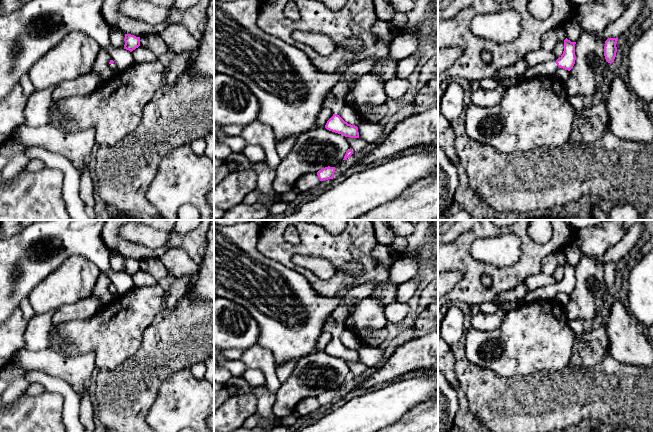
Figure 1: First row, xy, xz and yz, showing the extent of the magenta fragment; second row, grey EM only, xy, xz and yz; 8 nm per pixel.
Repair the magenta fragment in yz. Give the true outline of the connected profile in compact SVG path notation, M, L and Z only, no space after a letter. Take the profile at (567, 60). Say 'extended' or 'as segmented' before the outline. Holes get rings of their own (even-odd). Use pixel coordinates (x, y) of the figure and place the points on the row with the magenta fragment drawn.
extended; M566 38L564 40L563 54L556 61L546 61L536 64L533 67L528 67L521 76L513 76L503 81L484 79L480 81L480 88L483 90L492 90L497 87L506 87L508 89L533 78L546 78L552 76L558 67L570 71L576 60L575 44L576 42L571 42Z

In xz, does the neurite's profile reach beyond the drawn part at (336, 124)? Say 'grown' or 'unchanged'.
grown

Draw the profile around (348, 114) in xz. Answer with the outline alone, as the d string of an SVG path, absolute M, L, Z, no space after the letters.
M347 104L342 108L339 116L345 122L347 122L348 124L351 124L351 125L358 126L362 122L360 116L356 113L354 108L352 108L351 106L349 106Z

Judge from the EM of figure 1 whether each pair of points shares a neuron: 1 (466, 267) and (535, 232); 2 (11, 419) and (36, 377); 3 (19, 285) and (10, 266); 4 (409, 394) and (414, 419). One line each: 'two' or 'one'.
1: two
2: two
3: one
4: two

